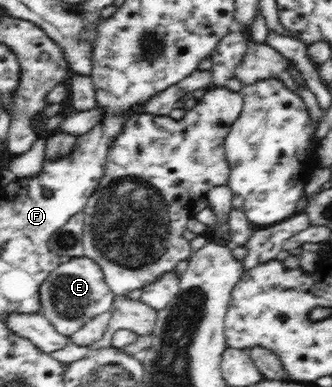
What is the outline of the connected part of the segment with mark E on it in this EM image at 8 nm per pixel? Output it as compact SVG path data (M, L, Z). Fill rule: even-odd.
M86 256L62 260L42 283L38 295L40 313L49 319L58 333L65 336L71 336L88 321L111 309L116 296L106 283L101 267Z

